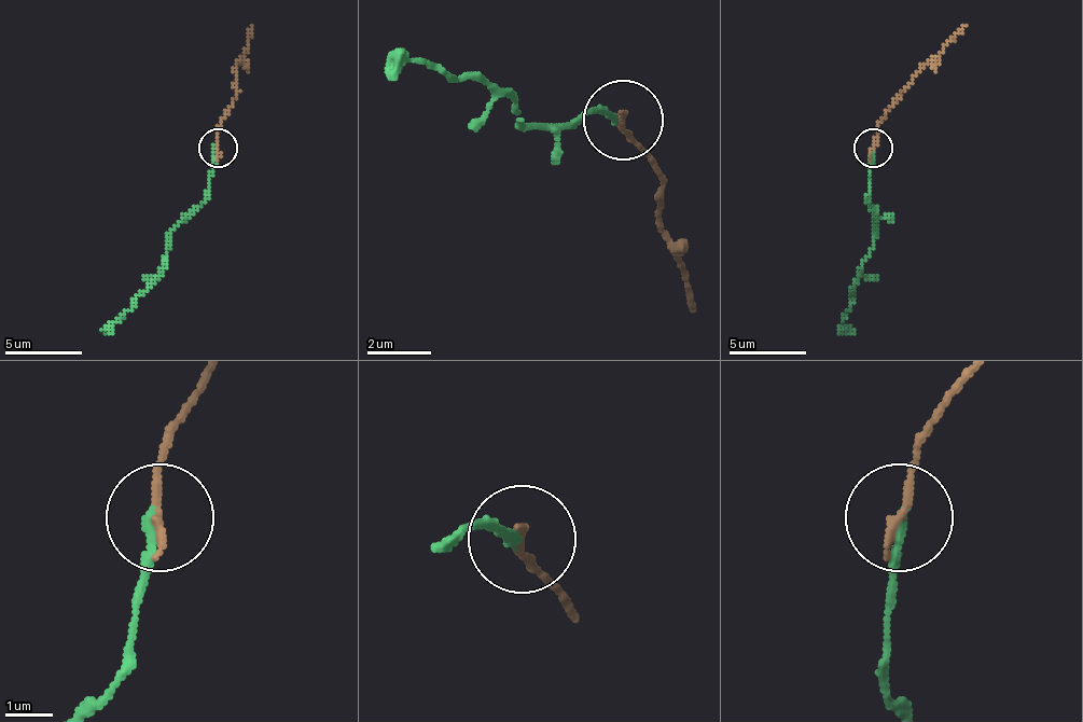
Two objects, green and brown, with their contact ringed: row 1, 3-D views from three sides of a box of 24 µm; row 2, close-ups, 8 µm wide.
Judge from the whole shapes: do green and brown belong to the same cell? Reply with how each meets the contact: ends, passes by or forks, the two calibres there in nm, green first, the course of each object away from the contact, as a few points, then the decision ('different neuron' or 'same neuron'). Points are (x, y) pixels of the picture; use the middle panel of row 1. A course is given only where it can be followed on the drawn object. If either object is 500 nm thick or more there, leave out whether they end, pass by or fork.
green ends there; brown ends there; 240 nm thick on the green side, 200 nm on the other; green runs (621, 122), (605, 114), (526, 122), (510, 98), (454, 82), (422, 58), (383, 74); brown runs (621, 122), (621, 129), (661, 169), (661, 241), (693, 313); same neuron

